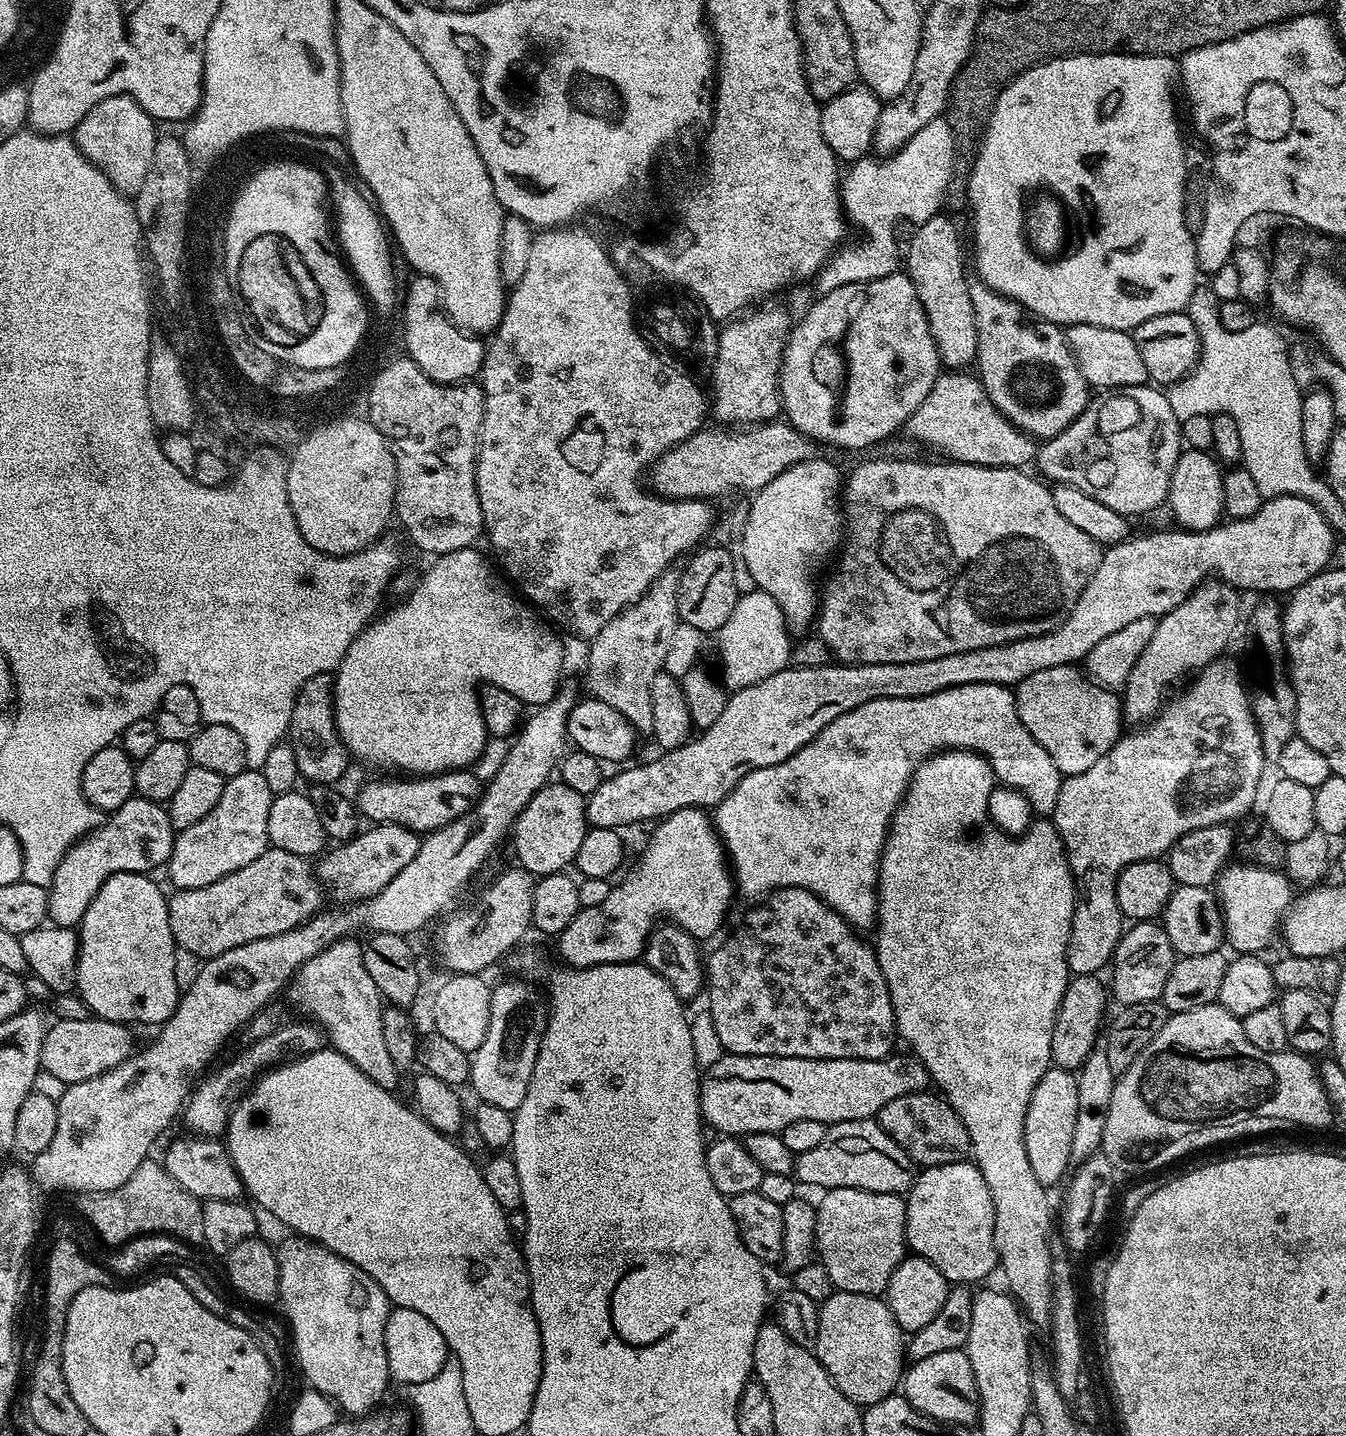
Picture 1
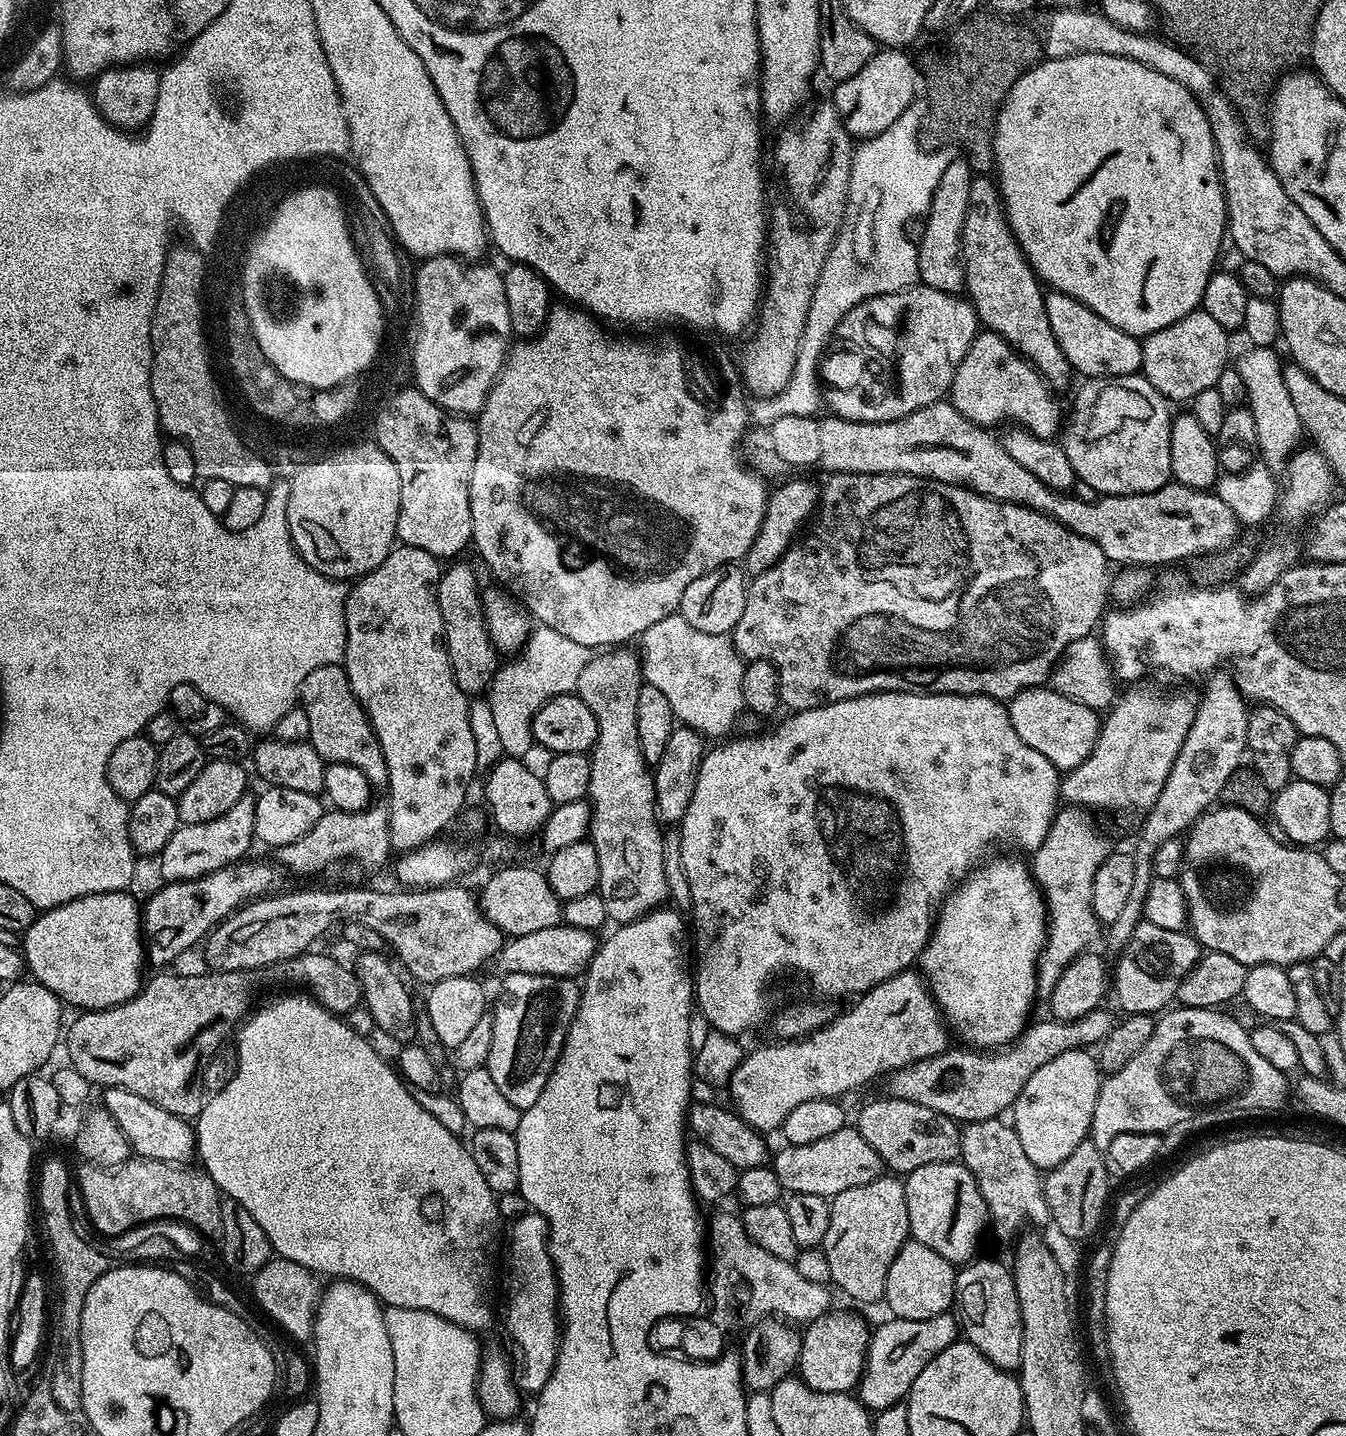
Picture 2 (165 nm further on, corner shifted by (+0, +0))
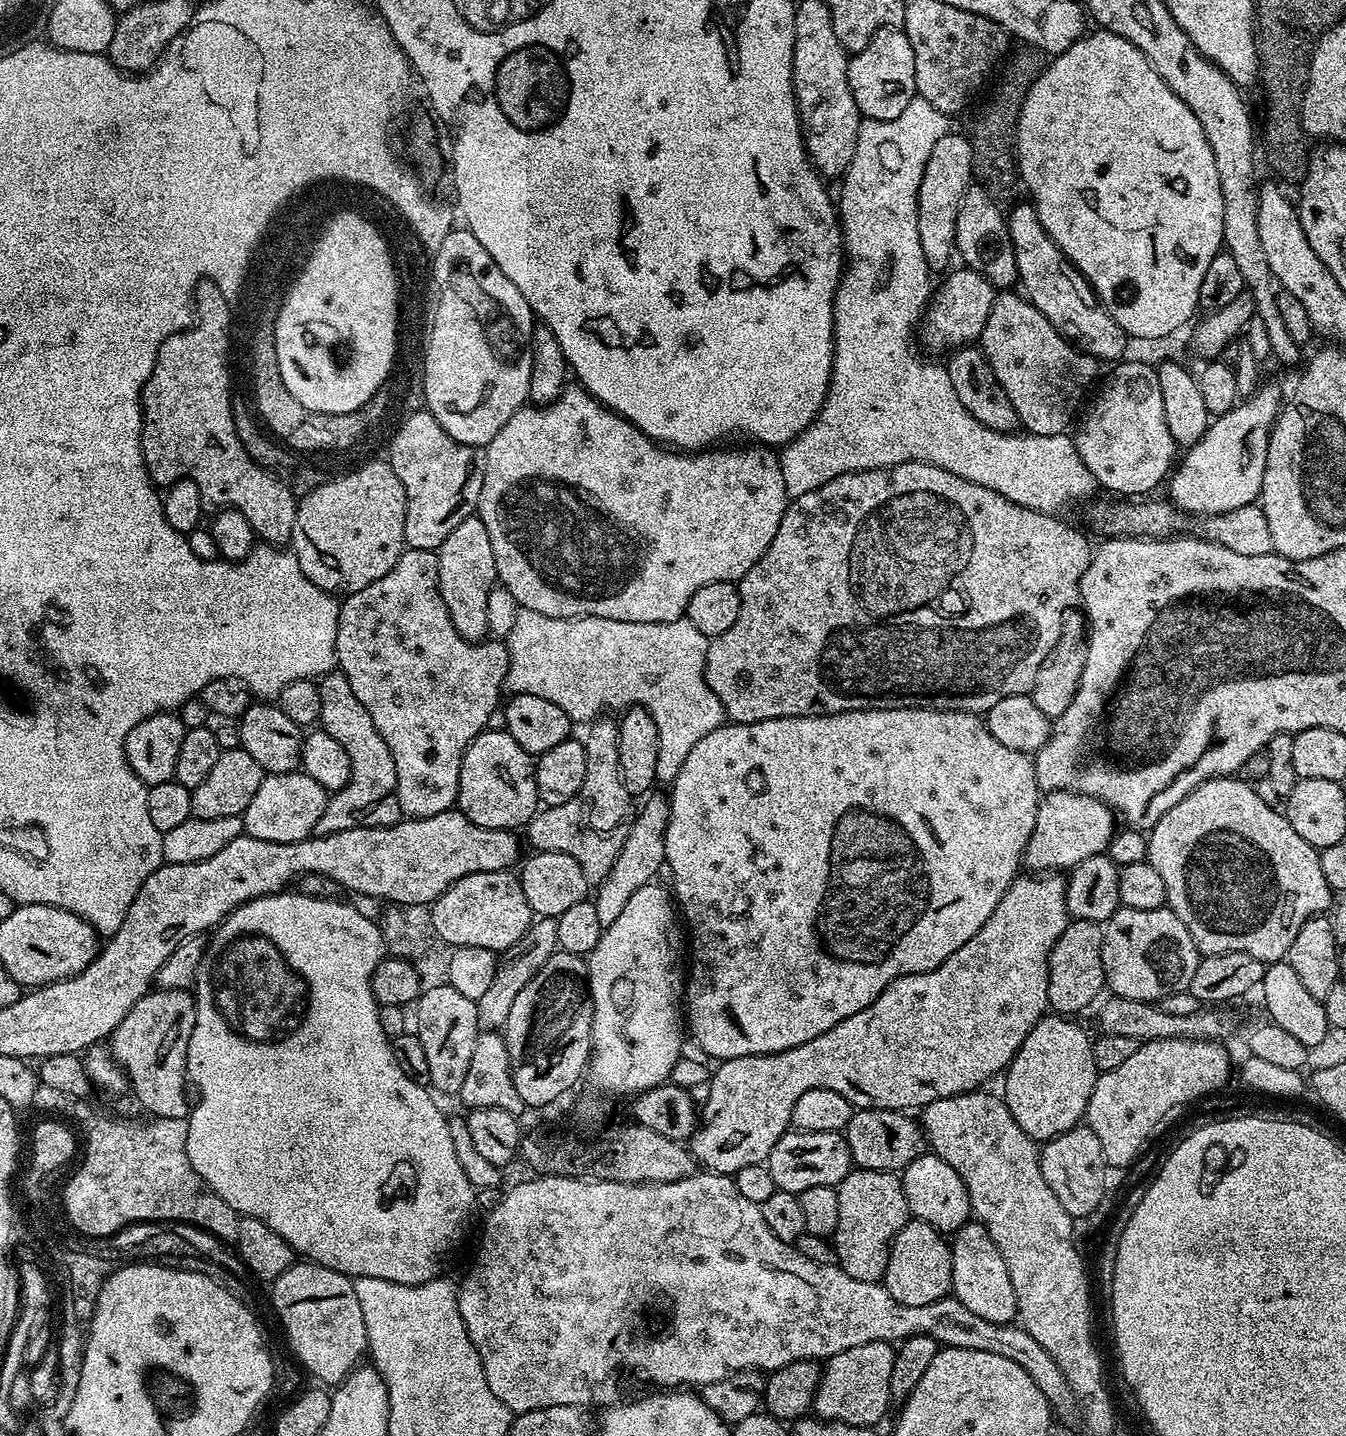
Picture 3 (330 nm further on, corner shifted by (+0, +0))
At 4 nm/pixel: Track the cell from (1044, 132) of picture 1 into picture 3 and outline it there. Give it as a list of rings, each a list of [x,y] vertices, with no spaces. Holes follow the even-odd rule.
[[[1089,31],[1078,42],[1074,42],[1070,50],[1059,53],[1053,59],[1056,61],[1053,64],[1051,61],[1044,73],[1030,86],[1016,120],[1016,167],[1023,187],[1025,184],[1032,195],[1029,196],[1030,202],[1036,207],[1038,222],[1042,222],[1046,234],[1054,238],[1069,262],[1088,279],[1088,285],[1096,291],[1100,303],[1114,318],[1114,322],[1118,322],[1118,326],[1122,326],[1122,330],[1133,341],[1160,340],[1163,336],[1178,331],[1188,319],[1191,321],[1197,315],[1202,278],[1224,243],[1222,186],[1218,186],[1218,170],[1214,167],[1210,142],[1206,142],[1202,122],[1194,118],[1190,106],[1186,106],[1186,102],[1182,102],[1182,98],[1178,98],[1178,94],[1174,94],[1174,90],[1166,86],[1166,82],[1162,82],[1162,78],[1156,73],[1154,66],[1150,66],[1142,50],[1138,50],[1138,46],[1113,32],[1095,31]]]

